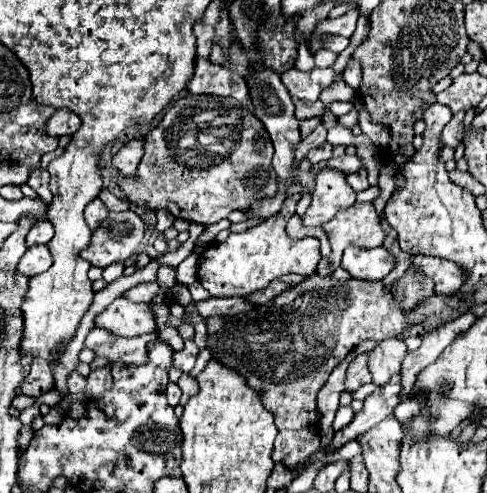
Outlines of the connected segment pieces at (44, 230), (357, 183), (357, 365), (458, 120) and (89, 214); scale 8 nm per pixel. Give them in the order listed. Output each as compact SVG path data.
M38 220L38 222L30 228L30 232L28 232L28 236L26 236L26 244L28 244L28 246L48 244L50 238L52 238L52 234L54 234L54 230L52 230L50 222L48 222L48 220Z
M360 168L358 172L354 172L354 174L346 176L346 180L348 180L348 184L350 184L356 192L366 190L366 188L370 186L370 184L368 184L368 180L366 180L366 170L364 170L364 168Z
M360 354L348 366L344 390L354 392L354 390L358 390L358 386L368 384L368 382L372 382L372 378L370 378L370 370L368 370L368 364L366 364L366 354Z
M456 112L442 132L442 142L446 146L456 148L462 142L462 134L464 134L464 112Z
M100 198L92 200L92 202L86 206L86 210L84 210L84 218L86 218L90 230L96 230L96 226L106 218L106 214L108 214L108 210L106 210L104 202L102 202Z

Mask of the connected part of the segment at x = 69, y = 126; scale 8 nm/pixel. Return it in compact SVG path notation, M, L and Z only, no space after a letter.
M56 110L54 114L52 114L52 118L46 122L46 134L50 134L50 136L70 136L70 134L74 134L76 130L78 130L78 126L80 126L80 118L74 114L74 112L70 112L70 110Z

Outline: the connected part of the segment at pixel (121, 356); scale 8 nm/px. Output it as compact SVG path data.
M92 328L86 336L86 348L94 350L96 356L104 356L110 362L146 362L146 344L154 340L156 334L144 334L136 338L120 338L102 328Z

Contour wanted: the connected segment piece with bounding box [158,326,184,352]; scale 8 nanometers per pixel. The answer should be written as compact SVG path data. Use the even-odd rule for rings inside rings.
M162 326L162 330L158 332L158 338L166 340L166 342L172 346L174 352L184 348L184 340L182 340L182 336L178 334L178 330L174 330L174 328L170 328L170 326Z

